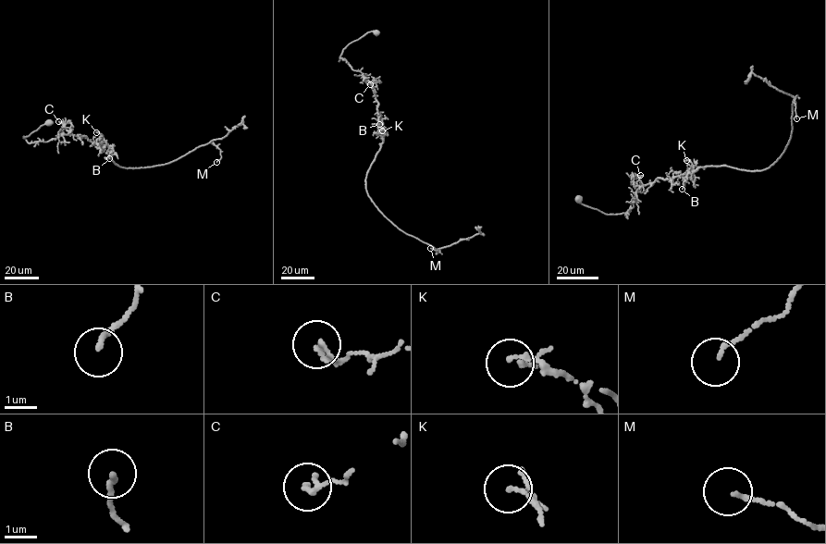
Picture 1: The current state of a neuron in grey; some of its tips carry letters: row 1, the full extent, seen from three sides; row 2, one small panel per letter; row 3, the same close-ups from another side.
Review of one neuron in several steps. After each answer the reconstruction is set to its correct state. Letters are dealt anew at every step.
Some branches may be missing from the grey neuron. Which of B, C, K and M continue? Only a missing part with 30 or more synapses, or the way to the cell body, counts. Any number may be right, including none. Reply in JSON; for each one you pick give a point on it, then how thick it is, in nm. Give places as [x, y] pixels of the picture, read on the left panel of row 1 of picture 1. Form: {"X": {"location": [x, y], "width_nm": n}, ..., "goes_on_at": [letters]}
{"goes_on_at": []}

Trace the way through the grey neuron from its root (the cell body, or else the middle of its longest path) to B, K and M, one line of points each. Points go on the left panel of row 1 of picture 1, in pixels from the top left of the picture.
B: (49, 122), (23, 136), (26, 141), (46, 142), (62, 134), (84, 136), (92, 142), (112, 148), (109, 158)
K: (49, 122), (23, 136), (26, 141), (46, 142), (68, 134), (85, 136), (103, 146), (104, 138), (96, 132)
M: (49, 122), (26, 141), (84, 136), (133, 168), (212, 142), (216, 162)

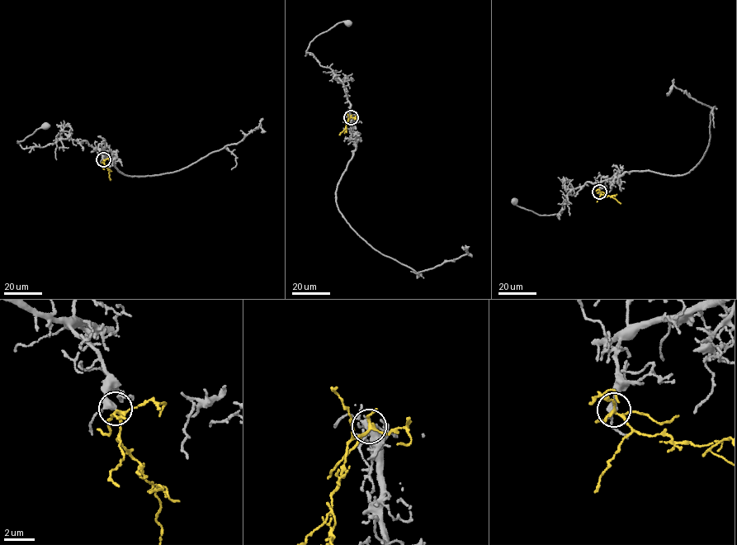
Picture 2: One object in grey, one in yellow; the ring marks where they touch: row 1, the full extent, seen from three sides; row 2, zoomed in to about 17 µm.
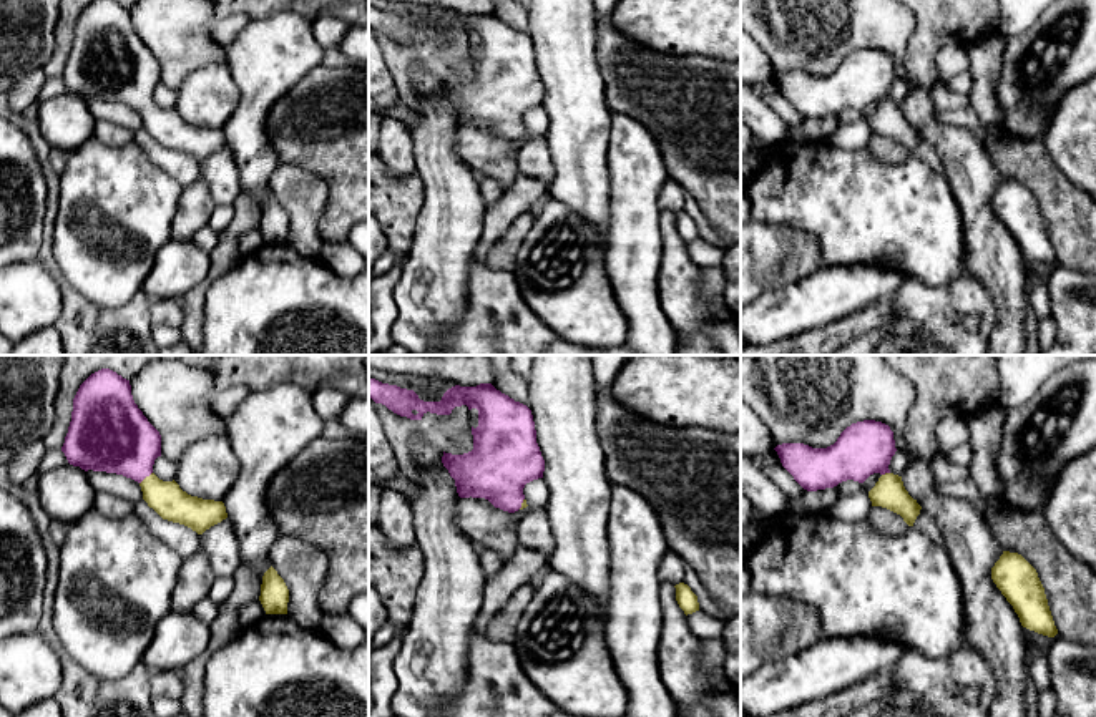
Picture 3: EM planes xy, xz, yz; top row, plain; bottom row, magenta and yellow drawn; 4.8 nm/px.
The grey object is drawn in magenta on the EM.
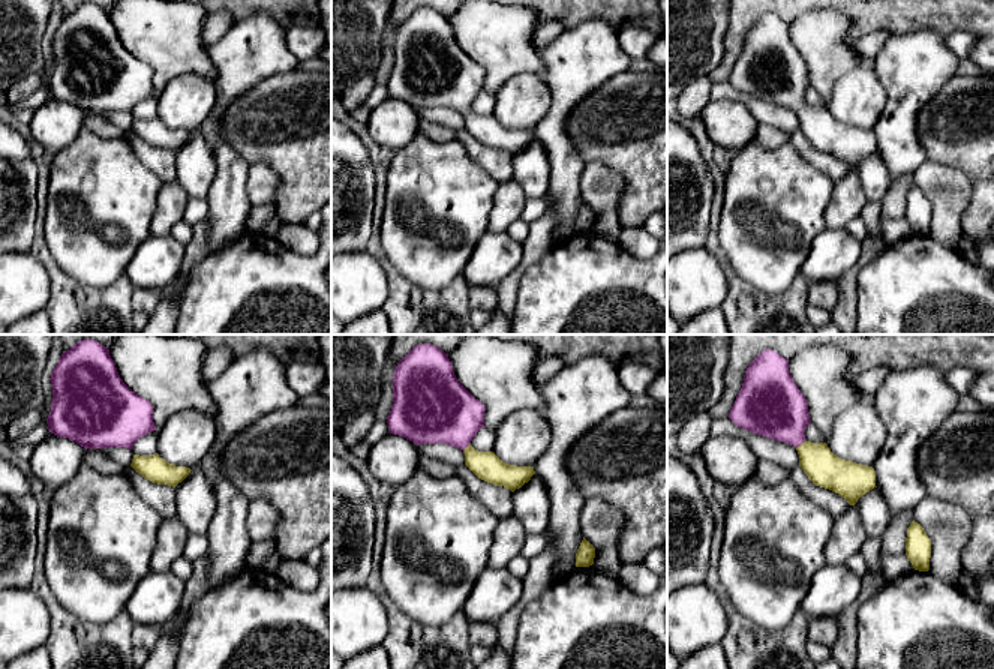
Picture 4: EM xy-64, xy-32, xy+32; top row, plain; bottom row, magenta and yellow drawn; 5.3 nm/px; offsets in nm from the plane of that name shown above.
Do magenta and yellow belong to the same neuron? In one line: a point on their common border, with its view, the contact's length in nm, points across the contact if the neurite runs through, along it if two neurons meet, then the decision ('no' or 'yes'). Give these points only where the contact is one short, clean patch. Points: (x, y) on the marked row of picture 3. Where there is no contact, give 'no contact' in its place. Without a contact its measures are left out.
contact xy (145, 477); length 90 nm; way xy (115, 437), (133, 455), (145, 477), (166, 498); yes

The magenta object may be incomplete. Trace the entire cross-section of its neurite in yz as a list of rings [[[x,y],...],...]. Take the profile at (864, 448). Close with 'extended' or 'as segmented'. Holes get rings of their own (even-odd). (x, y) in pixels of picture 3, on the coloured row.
[[[864,420],[847,427],[827,448],[804,443],[782,443],[774,448],[782,466],[807,491],[834,488],[842,481],[864,483],[870,475],[882,476],[868,491],[872,506],[887,508],[913,526],[922,506],[903,486],[902,476],[888,470],[895,455],[893,432],[888,425]]]; extended

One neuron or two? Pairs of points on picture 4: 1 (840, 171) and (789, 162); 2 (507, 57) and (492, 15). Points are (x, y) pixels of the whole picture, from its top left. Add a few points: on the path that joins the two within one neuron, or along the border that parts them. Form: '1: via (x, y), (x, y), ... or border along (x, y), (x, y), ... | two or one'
1: border along (789, 141), (834, 182) | two
2: via (504, 47), (492, 32), (492, 26) | one

